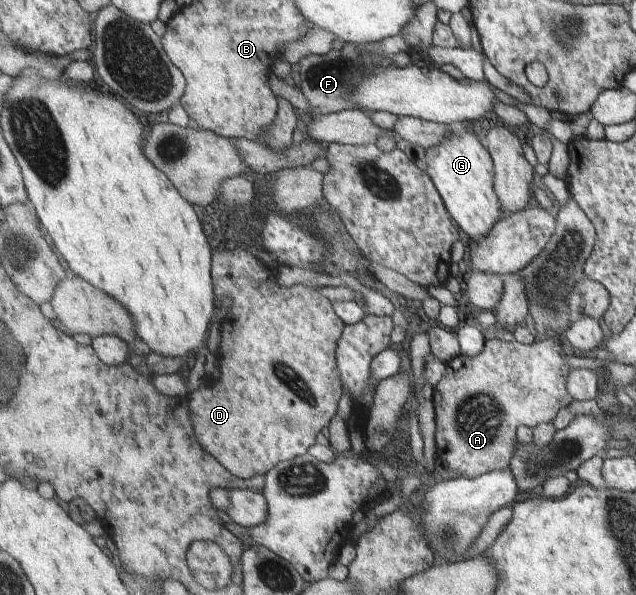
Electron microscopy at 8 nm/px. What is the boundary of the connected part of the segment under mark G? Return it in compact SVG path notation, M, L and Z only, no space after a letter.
M463 124L451 128L453 133L446 142L426 150L426 171L435 181L455 223L476 243L488 236L506 213L496 193L492 154L476 139L477 129Z

